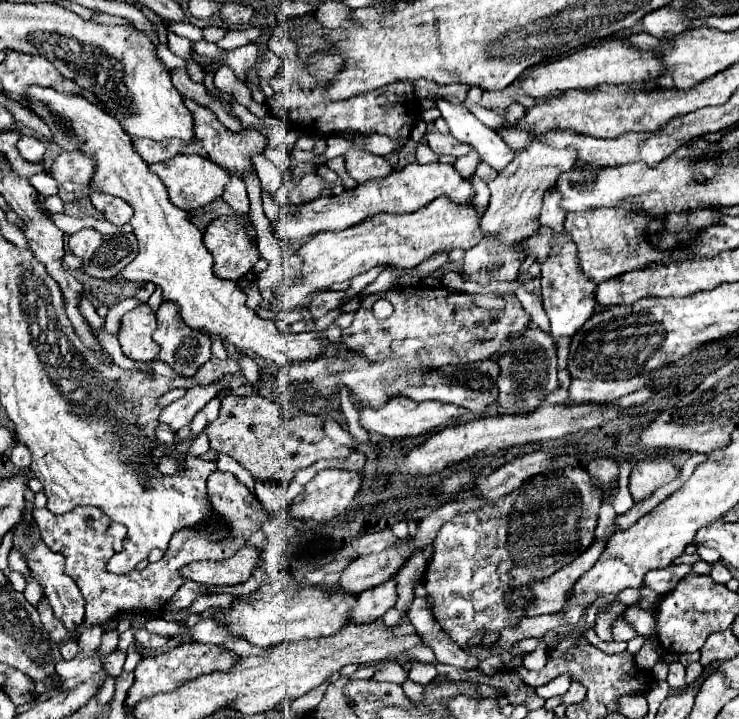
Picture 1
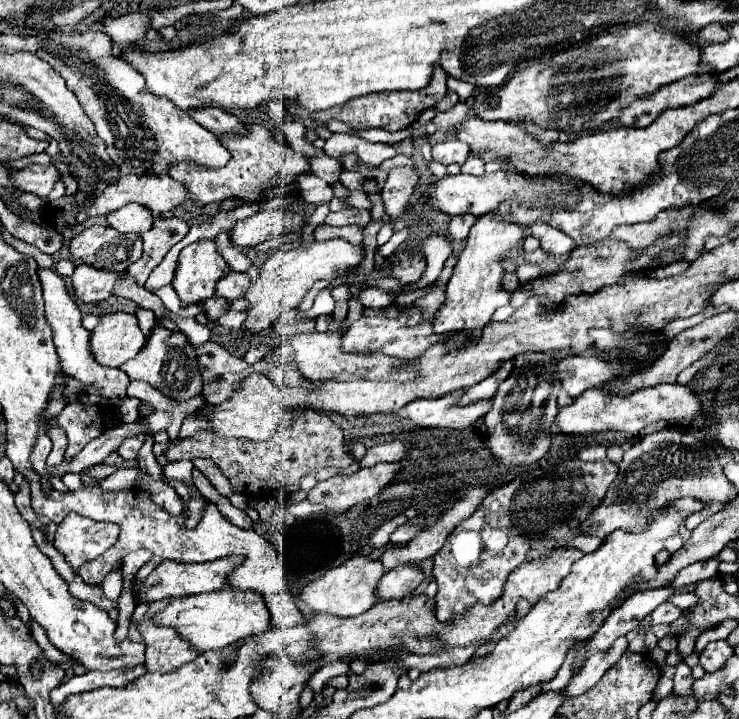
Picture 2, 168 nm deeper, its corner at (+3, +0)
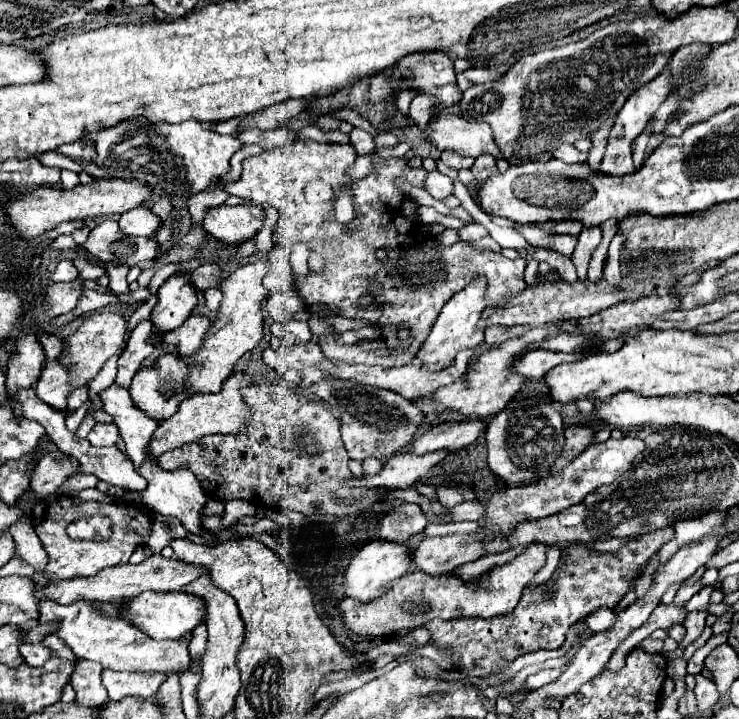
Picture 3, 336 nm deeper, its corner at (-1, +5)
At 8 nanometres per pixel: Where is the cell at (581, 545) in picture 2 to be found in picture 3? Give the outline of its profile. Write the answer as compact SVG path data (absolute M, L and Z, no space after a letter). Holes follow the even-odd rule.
M513 548L503 553L487 555L474 562L468 562L454 571L454 575L465 581L483 575L494 566L501 566L521 554L524 548Z

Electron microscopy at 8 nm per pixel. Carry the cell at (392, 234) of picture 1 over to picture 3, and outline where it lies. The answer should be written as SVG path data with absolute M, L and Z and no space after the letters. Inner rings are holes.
M258 259L258 261L246 263L220 285L224 299L222 299L222 305L218 309L218 317L216 317L214 325L206 333L202 349L194 355L194 359L180 357L182 361L186 361L190 365L192 393L216 393L216 391L220 391L222 383L230 377L234 363L246 351L252 351L260 343L260 339L264 337L264 333L262 333L262 329L264 329L262 305L266 305L270 293L268 293L268 289L264 289L262 279L264 279L268 267L270 267L268 259Z

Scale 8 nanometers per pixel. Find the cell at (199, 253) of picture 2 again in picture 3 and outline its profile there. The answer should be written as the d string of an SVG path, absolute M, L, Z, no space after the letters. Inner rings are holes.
M178 271L164 281L158 289L158 305L152 309L152 323L158 329L156 345L160 343L160 335L180 327L198 305L198 291L190 279L190 271Z

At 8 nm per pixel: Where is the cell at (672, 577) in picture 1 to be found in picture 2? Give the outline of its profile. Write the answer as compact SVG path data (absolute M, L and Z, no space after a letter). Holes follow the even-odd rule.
M718 558L690 564L688 568L680 570L680 574L674 578L674 582L672 582L670 586L672 586L672 588L682 588L682 586L686 586L686 584L694 584L694 582L712 578L712 576L718 574L718 564L720 564Z

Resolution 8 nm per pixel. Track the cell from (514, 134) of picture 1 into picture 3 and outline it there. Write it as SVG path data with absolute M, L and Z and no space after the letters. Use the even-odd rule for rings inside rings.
M440 113L430 119L426 131L422 133L440 151L452 149L466 157L480 157L484 153L502 159L502 151L492 135L488 123L466 121L460 115Z

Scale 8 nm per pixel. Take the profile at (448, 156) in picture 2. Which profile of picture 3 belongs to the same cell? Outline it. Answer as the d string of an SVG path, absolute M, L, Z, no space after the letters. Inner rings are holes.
M442 151L442 161L448 165L448 167L452 167L452 169L462 169L462 161L464 161L464 157L462 155L458 155L456 151Z

